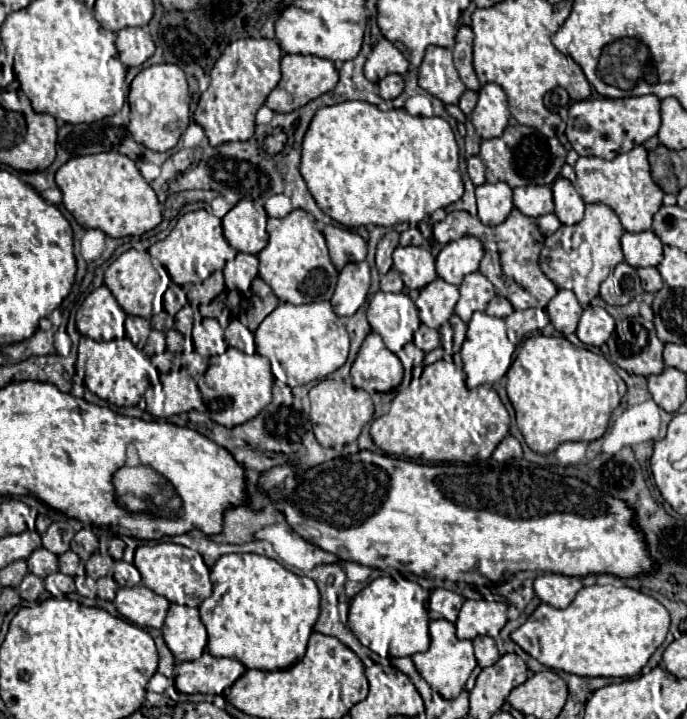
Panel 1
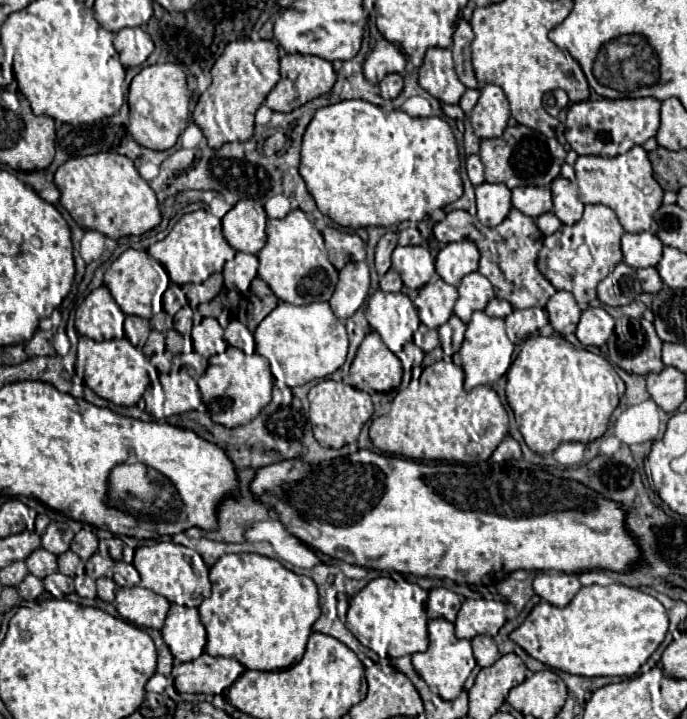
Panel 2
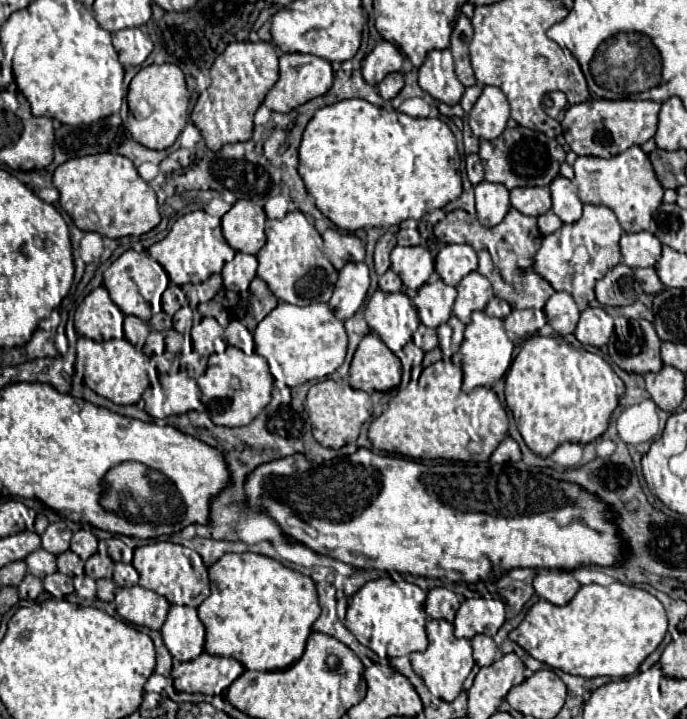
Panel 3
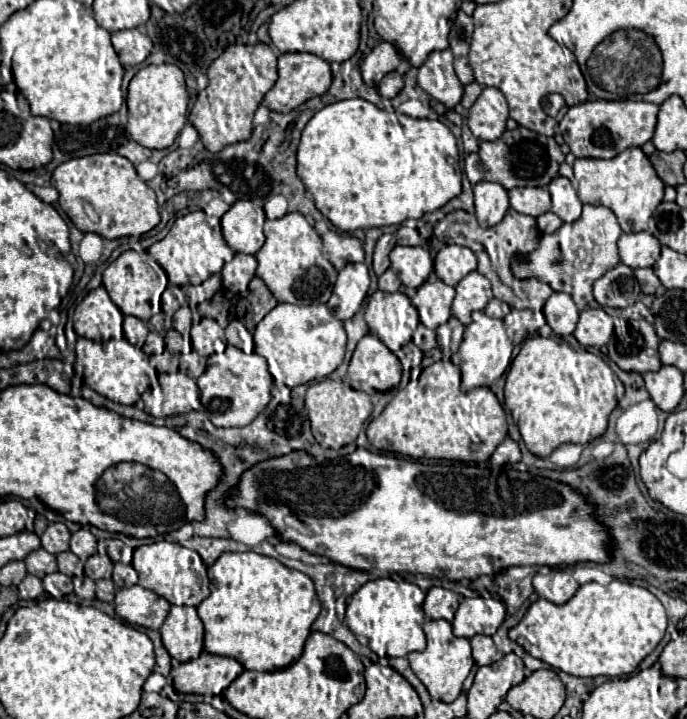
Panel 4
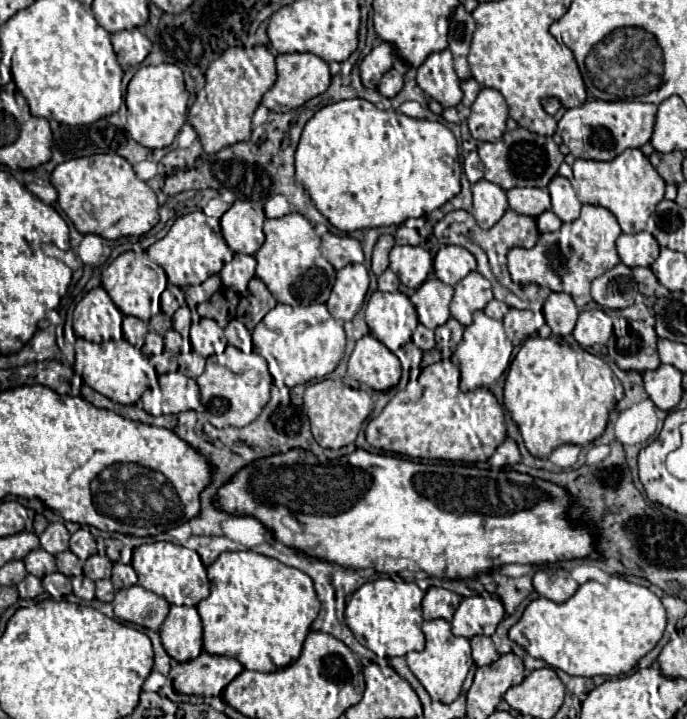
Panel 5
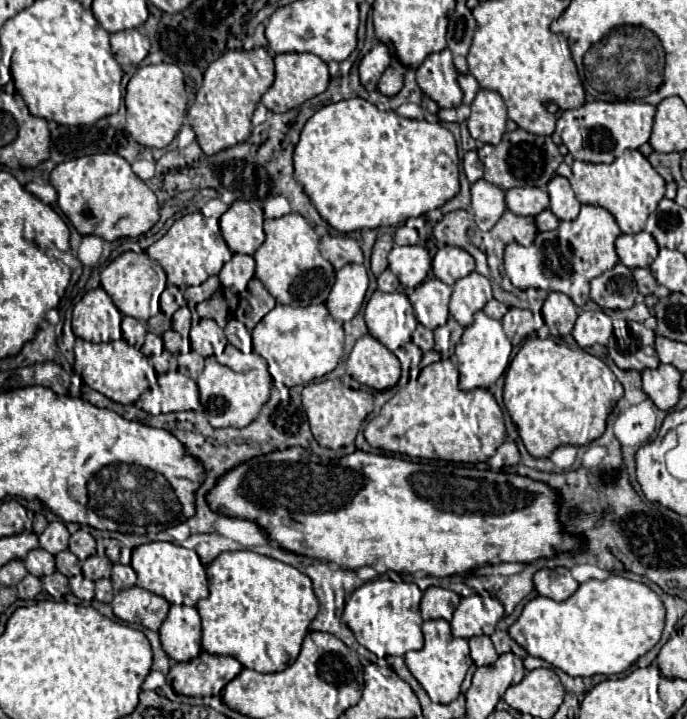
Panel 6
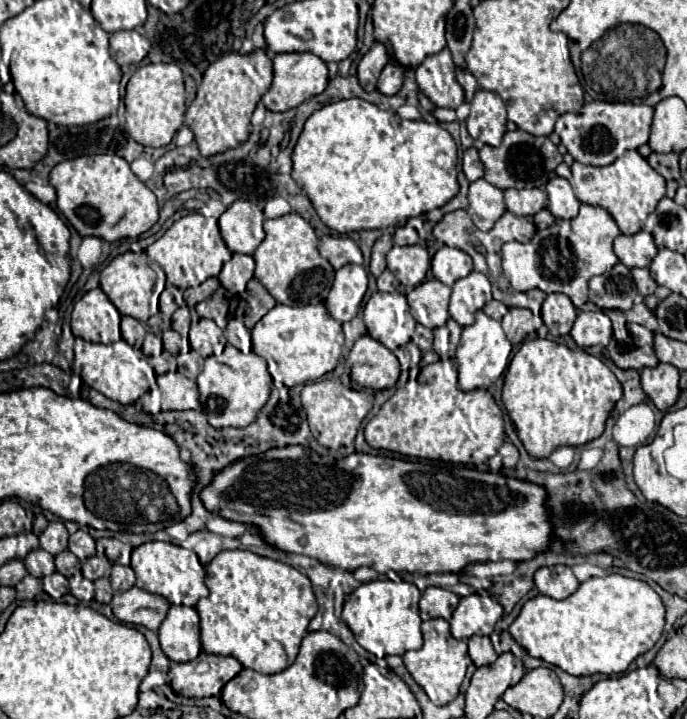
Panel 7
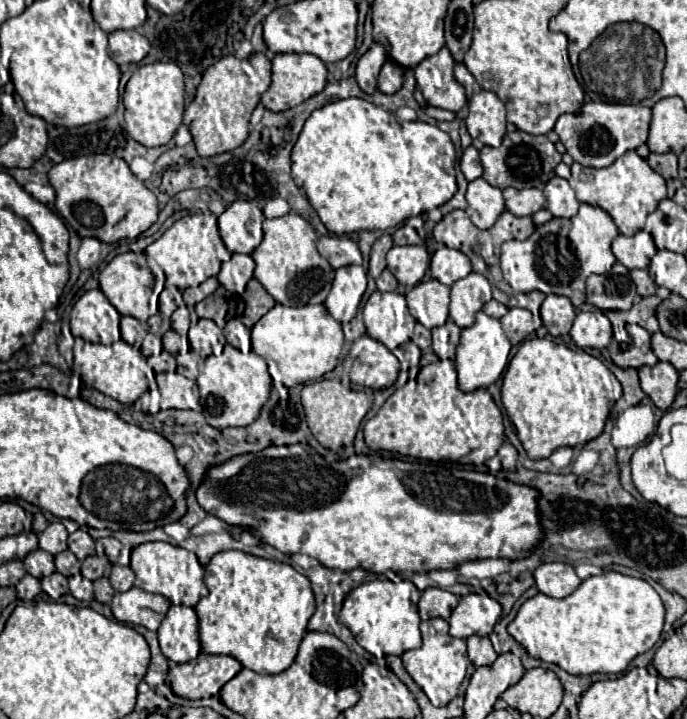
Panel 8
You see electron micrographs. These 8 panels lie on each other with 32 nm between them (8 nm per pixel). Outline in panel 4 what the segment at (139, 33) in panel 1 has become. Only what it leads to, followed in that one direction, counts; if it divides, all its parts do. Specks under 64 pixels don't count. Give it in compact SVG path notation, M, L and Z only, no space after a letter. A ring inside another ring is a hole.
M138 28L114 32L112 34L112 44L114 44L116 54L120 56L122 66L142 64L152 50L152 40L144 32L140 32Z

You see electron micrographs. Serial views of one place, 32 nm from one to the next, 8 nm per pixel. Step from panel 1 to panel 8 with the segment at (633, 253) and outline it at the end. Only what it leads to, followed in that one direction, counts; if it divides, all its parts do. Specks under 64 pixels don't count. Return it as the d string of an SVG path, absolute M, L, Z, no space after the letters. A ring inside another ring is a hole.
M644 230L636 232L634 236L616 236L612 242L612 252L620 264L628 270L632 268L648 268L652 256L658 252L652 236Z

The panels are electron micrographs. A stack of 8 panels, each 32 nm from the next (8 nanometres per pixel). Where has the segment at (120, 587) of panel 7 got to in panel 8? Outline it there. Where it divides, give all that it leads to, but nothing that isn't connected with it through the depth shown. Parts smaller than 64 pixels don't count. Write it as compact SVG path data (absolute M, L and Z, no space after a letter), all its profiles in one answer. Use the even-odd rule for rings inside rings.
M114 564L112 566L112 574L110 574L110 584L116 592L126 592L134 586L134 572L130 566L120 566Z

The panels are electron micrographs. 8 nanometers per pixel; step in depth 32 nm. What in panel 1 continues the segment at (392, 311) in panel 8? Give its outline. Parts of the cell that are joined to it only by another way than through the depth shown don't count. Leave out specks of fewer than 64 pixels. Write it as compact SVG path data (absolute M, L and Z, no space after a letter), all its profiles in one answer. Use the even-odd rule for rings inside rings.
M376 292L368 302L368 322L392 352L412 342L412 334L420 326L416 304L402 292Z

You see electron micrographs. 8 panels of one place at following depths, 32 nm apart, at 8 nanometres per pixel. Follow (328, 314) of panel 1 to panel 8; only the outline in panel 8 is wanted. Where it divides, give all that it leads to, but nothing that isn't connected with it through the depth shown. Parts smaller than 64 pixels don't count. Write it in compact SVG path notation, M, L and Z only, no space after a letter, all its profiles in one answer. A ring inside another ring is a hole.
M276 304L268 314L264 314L252 328L252 350L262 358L272 358L282 376L284 386L296 386L312 382L326 372L334 370L344 346L344 334L338 320L334 320L328 310L318 304L306 306L282 306Z

